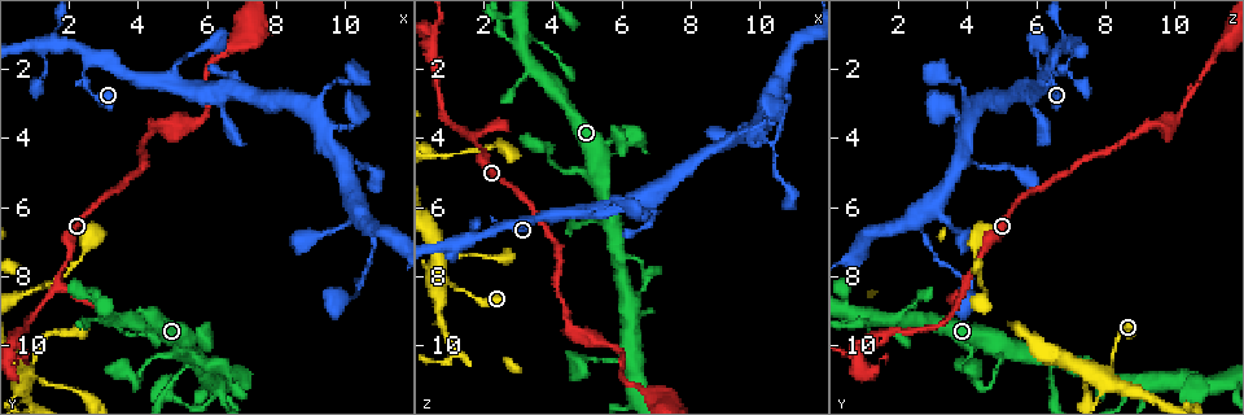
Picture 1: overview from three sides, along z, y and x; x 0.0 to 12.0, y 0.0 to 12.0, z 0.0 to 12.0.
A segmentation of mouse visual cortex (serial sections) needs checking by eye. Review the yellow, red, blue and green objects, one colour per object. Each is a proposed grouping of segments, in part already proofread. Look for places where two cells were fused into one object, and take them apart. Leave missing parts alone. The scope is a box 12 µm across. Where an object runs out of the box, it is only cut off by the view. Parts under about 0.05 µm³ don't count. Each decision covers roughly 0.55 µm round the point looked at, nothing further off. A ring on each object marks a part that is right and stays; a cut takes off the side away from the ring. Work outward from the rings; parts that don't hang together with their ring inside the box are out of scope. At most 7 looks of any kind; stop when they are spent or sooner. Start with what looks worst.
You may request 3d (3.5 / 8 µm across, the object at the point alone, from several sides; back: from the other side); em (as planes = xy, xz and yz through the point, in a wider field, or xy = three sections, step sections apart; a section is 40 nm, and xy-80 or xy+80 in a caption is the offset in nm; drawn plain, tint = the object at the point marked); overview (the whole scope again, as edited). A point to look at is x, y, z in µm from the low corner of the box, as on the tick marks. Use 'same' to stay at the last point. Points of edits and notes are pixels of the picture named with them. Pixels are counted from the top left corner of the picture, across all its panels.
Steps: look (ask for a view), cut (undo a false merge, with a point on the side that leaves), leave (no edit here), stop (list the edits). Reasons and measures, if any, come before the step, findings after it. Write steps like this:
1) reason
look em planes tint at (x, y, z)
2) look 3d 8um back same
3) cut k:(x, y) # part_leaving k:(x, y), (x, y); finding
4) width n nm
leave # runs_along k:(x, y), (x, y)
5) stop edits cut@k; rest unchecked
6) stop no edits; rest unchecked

look 3d 3.5um at (2.6, 1.9, 6.5)

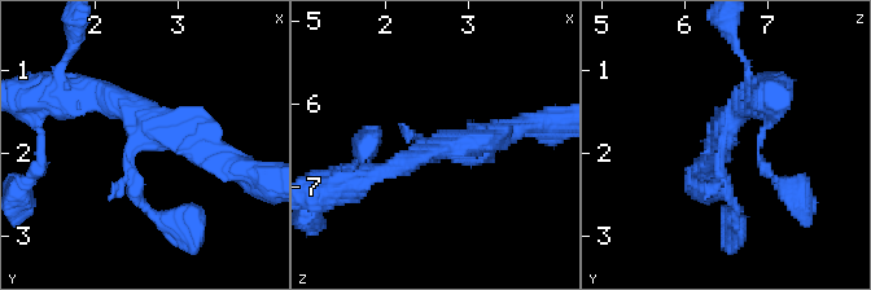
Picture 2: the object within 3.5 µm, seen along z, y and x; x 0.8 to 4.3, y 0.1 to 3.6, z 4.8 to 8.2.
need the tissue
look em planes tint at (2.60, 1.90, 6.45)

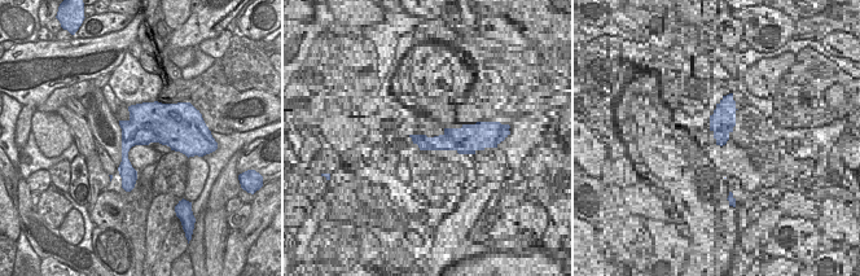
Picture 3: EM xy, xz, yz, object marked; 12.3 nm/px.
leave # runs_along 2:(449, 154), (424, 141), (512, 131); all the same cell

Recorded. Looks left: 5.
four or more arms meet
look 3d 3.5um back at (0.8, 10.9, 8.1)

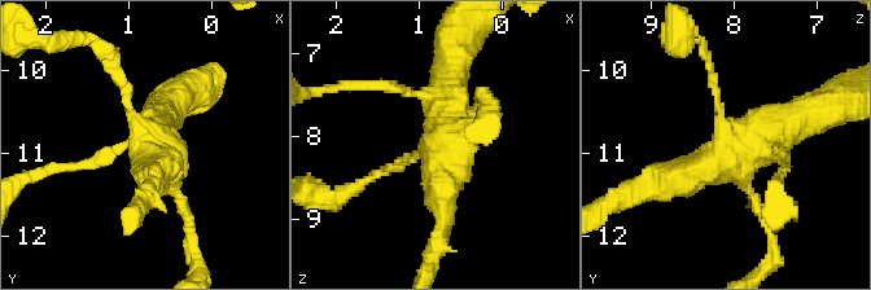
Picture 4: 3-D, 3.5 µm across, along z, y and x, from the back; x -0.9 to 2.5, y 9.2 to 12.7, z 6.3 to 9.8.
shape alone is not enough
look em xy step 2 tint at (0.80, 10.90, 8.05)

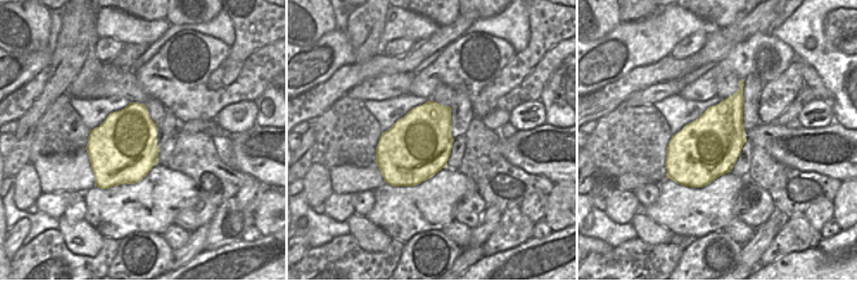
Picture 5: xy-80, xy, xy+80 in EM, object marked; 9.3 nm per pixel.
leave # continuous, no second cell

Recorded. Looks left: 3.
side arm on a straight run
look 3d 8um at (5.9, 10.7, 7.4)

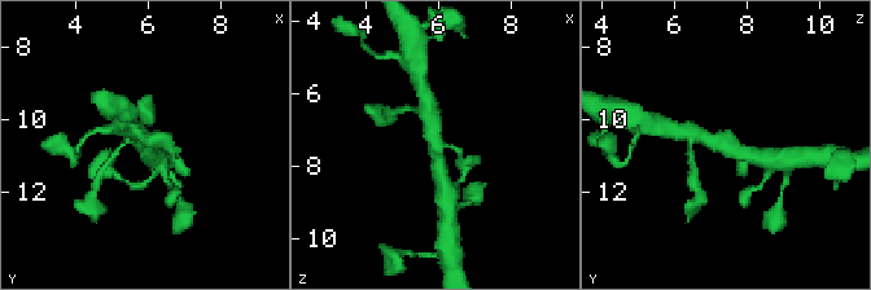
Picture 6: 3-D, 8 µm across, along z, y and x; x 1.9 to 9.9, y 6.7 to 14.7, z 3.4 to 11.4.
need the tissue
look em xy step 5 tint at (5.9, 10.7, 7.4)

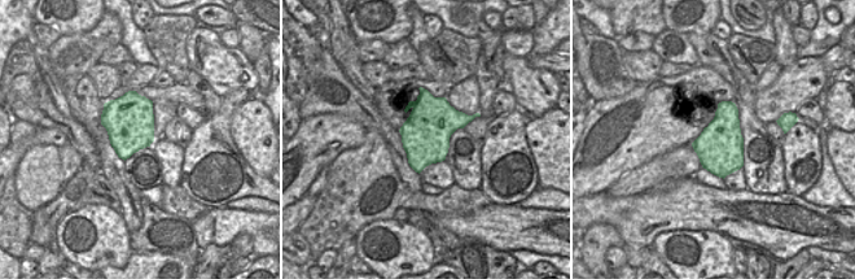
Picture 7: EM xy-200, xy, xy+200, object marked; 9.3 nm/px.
width 460 nm
leave # runs_along 6:(694, 132), (758, 158); one cell here

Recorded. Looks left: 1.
stop no edits; rest unchecked

